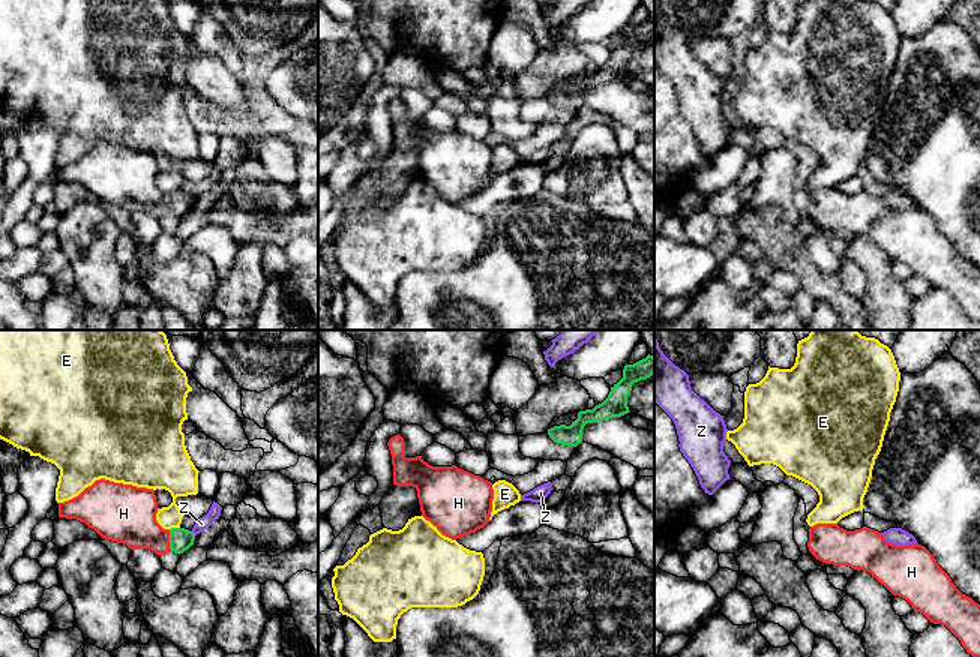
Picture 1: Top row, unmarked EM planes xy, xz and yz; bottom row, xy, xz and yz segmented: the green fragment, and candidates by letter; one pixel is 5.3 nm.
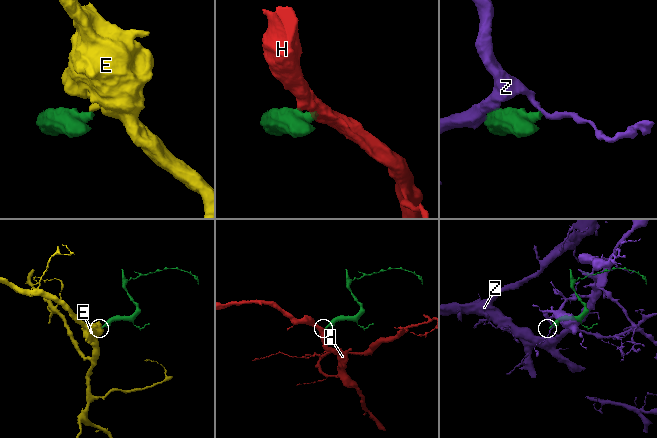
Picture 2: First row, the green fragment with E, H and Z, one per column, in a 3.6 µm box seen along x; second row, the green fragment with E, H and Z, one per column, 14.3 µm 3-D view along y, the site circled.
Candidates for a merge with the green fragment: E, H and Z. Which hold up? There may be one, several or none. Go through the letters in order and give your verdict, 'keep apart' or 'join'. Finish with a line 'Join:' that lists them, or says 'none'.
E: keep apart
H: join
Z: keep apart
Join: H

